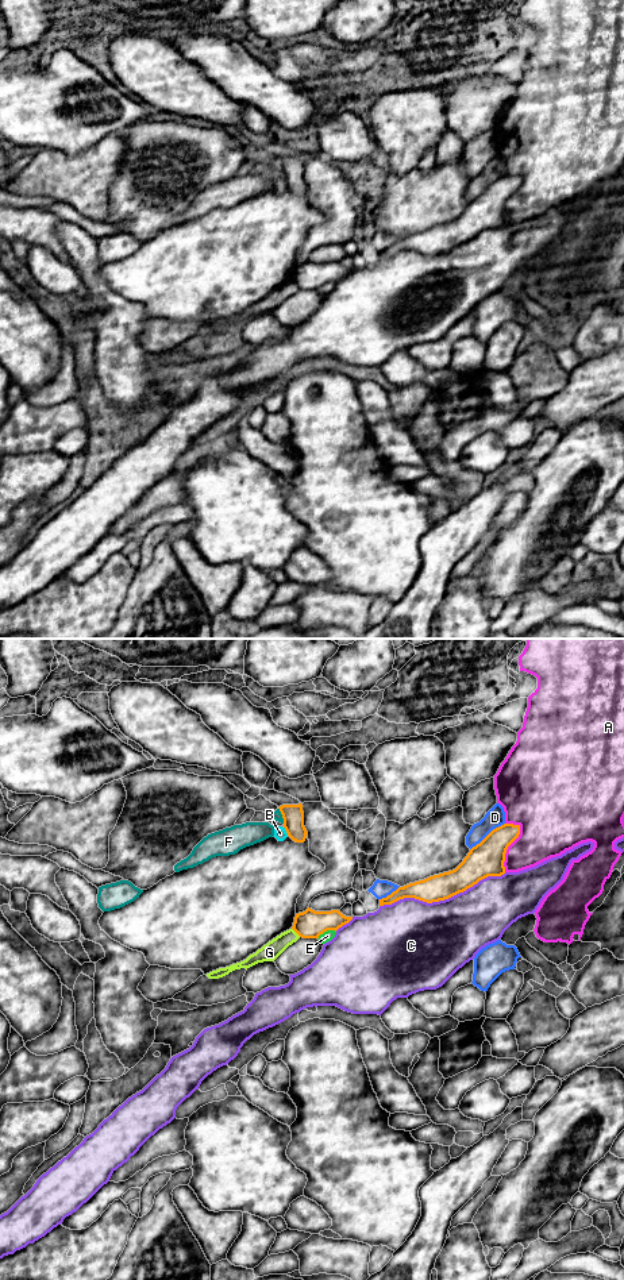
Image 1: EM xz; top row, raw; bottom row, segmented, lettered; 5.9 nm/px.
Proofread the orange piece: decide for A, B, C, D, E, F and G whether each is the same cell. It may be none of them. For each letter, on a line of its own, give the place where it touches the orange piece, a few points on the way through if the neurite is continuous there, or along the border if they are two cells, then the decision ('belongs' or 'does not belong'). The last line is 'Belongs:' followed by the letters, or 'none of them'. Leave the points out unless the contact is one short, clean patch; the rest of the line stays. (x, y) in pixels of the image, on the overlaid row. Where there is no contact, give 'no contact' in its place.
A: xz (507, 848) | does not belong
B: xz (285, 829) | does not belong
C: xz (442, 899) | does not belong
D: xz (488, 835) | does not belong
E: xz (326, 930) | does not belong
F: xz (282, 816) | along xz (278, 808), (284, 822) | does not belong
G: xz (296, 932) | along xz (292, 928), (300, 936) | does not belong
Belongs: none of them

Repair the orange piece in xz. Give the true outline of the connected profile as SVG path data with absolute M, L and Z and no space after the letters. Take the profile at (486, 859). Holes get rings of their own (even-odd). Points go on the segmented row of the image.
M504 824L493 829L470 849L455 870L398 887L386 898L380 899L380 906L392 905L404 898L427 903L439 902L466 891L488 876L504 875L506 849L519 834L520 825Z

